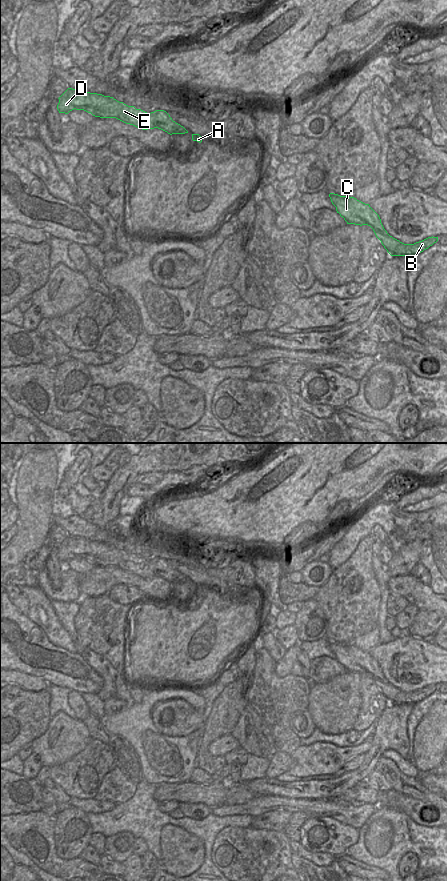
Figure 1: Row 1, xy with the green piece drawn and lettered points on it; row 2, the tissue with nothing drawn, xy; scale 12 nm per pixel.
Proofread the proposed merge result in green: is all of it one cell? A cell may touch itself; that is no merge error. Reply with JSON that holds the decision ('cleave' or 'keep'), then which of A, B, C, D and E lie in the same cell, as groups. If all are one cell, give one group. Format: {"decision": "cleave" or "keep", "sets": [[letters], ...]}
{"decision": "cleave", "sets": [["A"], ["B", "C", "D", "E"]]}

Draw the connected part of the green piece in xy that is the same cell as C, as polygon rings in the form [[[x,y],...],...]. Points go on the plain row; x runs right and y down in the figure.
[[[330,641],[329,645],[336,655],[337,661],[344,666],[347,672],[370,674],[391,704],[415,704],[438,689],[438,685],[432,684],[414,692],[404,692],[387,681],[379,663],[369,652],[354,645],[340,644],[334,641]]]

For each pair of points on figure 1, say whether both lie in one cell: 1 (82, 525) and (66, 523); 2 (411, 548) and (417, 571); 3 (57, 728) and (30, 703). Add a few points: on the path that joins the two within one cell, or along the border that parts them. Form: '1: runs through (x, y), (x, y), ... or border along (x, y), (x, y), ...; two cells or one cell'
1: runs through (78, 525), (70, 525); one cell
2: border along (418, 561), (409, 573); two cells
3: border along (51, 718), (48, 728), (35, 739); two cells

